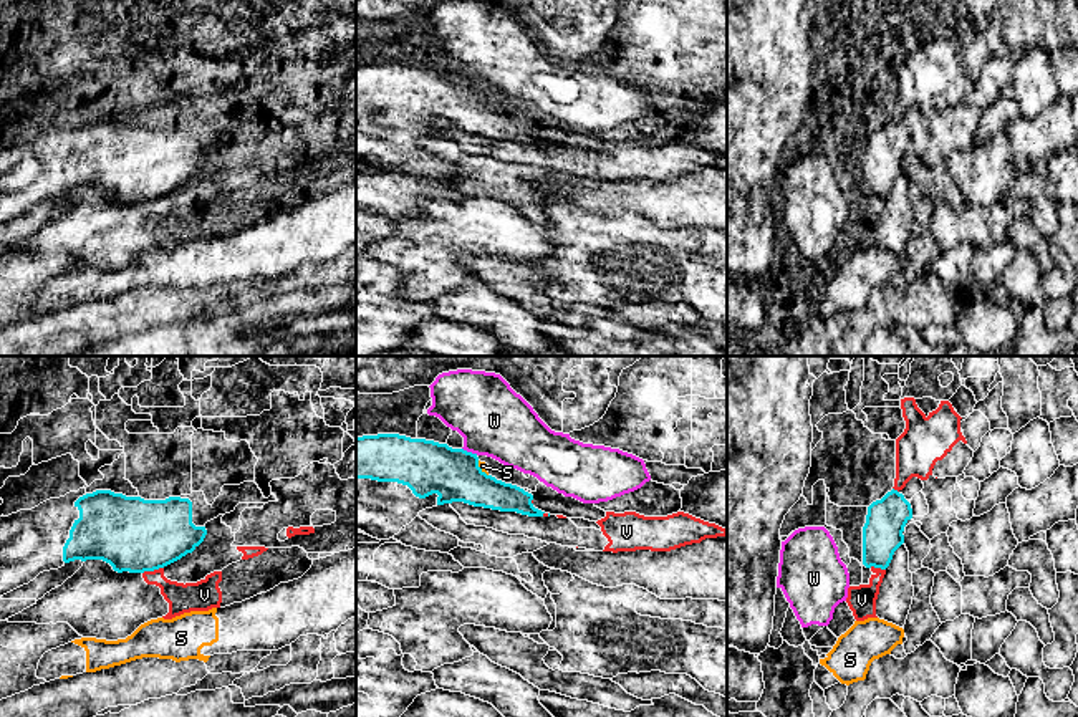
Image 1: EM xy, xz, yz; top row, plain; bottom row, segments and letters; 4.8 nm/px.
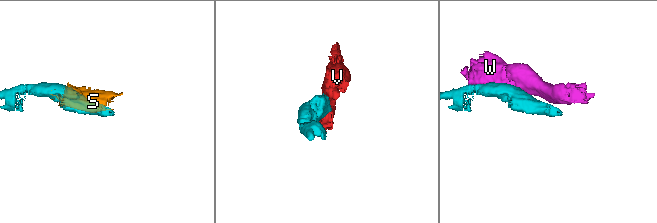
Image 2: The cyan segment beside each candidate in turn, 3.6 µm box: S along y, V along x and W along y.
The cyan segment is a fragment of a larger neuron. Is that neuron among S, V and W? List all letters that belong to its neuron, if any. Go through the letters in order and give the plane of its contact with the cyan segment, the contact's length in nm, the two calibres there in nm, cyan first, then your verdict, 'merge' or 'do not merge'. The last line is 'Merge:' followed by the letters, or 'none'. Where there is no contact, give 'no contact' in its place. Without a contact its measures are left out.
S: xz | 90 nm | 260/40 nm | do not merge
V: xy | 110 nm | 360/140 nm | do not merge
W: xz | 90 nm | 260/340 nm | do not merge
Merge: none

